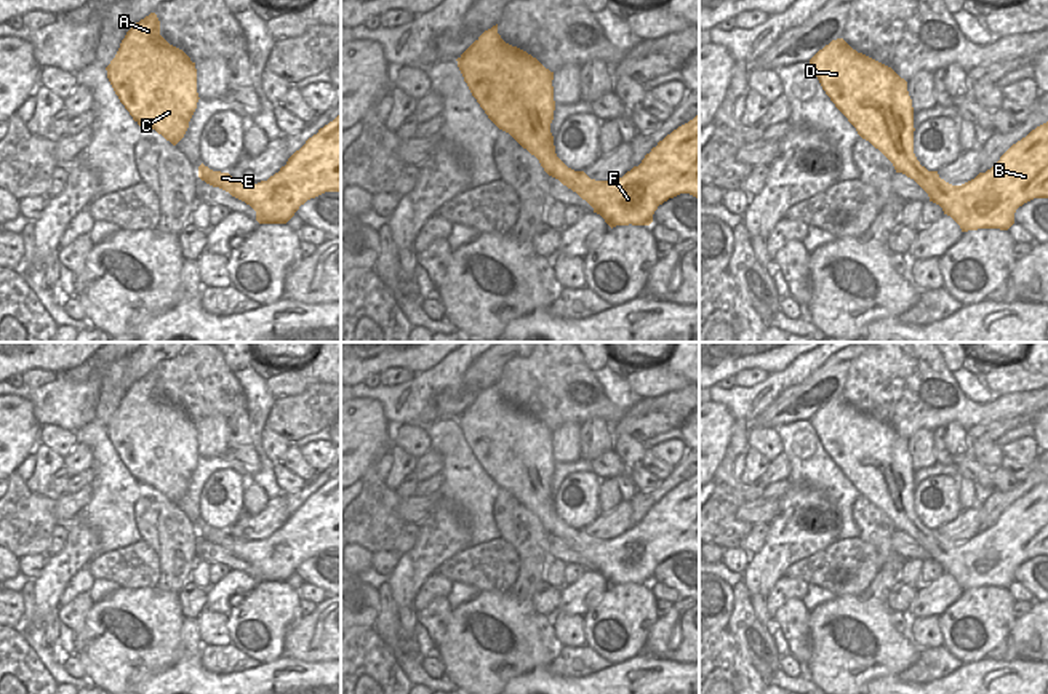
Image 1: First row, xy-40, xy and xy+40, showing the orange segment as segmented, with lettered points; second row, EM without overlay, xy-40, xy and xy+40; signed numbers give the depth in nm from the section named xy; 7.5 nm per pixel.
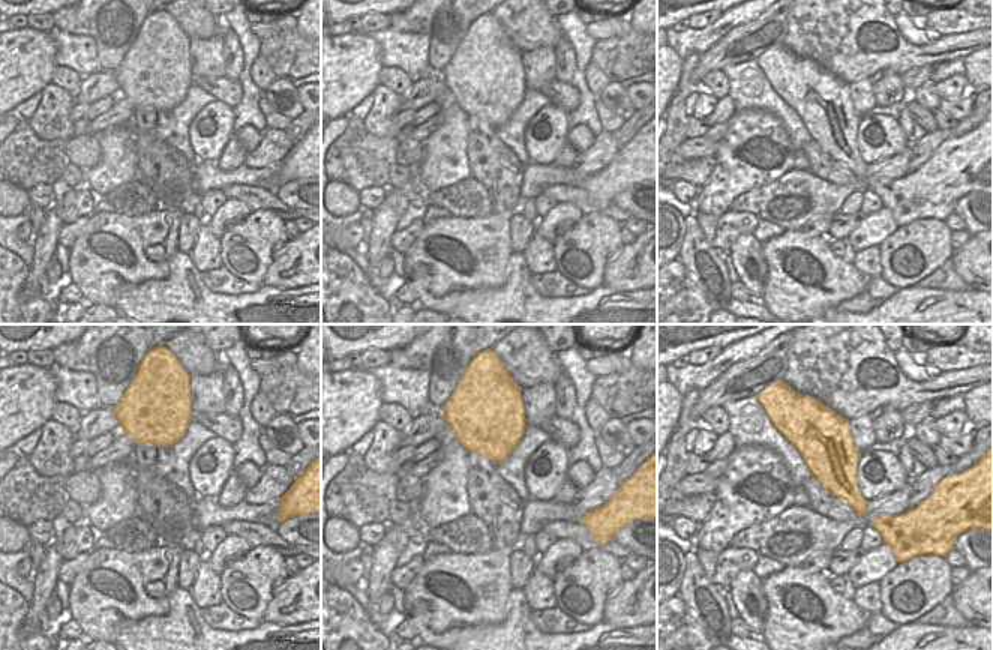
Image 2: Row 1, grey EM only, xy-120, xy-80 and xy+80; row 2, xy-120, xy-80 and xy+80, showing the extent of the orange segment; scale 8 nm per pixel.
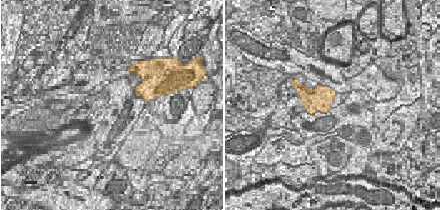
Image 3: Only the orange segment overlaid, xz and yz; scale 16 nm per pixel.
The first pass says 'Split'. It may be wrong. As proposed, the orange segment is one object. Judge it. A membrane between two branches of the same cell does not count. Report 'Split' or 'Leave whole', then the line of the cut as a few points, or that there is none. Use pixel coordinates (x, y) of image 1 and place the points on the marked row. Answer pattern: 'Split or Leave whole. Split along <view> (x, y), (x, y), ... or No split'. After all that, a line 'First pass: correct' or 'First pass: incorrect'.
Leave whole. No split
First pass: incorrect

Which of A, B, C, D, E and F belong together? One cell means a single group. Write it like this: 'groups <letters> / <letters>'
groups A B C D E F

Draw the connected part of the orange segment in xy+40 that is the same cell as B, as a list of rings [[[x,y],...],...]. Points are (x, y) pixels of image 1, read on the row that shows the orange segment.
[[[843,38],[832,40],[819,50],[810,64],[835,107],[856,128],[858,134],[878,149],[894,166],[914,179],[950,216],[962,232],[978,229],[1008,230],[1014,224],[1014,213],[1034,198],[1048,198],[1048,122],[1032,130],[1013,144],[986,173],[974,179],[952,185],[928,171],[914,154],[914,107],[907,82],[891,67],[853,50]]]

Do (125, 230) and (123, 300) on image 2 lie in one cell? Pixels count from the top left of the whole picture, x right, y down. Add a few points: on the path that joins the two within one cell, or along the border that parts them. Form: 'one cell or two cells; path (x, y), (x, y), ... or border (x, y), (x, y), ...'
two cells; border (158, 278), (120, 285), (114, 291), (113, 306)

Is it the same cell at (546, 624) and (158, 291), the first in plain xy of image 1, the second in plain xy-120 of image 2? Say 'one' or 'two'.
one

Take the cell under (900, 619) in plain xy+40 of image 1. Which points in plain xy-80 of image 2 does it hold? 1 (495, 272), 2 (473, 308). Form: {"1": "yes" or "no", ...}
{"1": "no", "2": "yes"}

